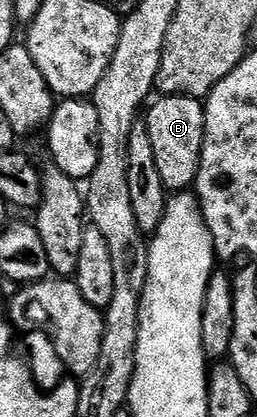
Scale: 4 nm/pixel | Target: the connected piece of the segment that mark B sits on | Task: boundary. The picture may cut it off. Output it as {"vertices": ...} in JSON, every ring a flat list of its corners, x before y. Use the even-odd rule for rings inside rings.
{"vertices":[[165,96,159,97,160,101,147,109,148,133,150,143,154,145,154,162,158,162,158,174,162,174,162,182,169,193,175,194,191,189,196,183,196,175,200,169,200,155,204,141,204,106,195,96]]}

